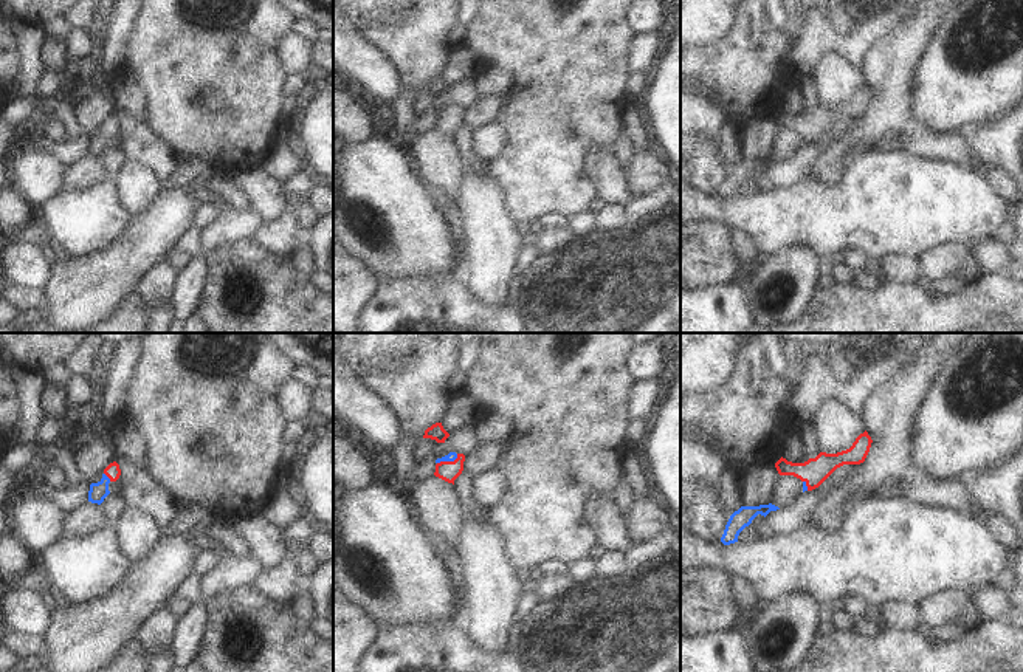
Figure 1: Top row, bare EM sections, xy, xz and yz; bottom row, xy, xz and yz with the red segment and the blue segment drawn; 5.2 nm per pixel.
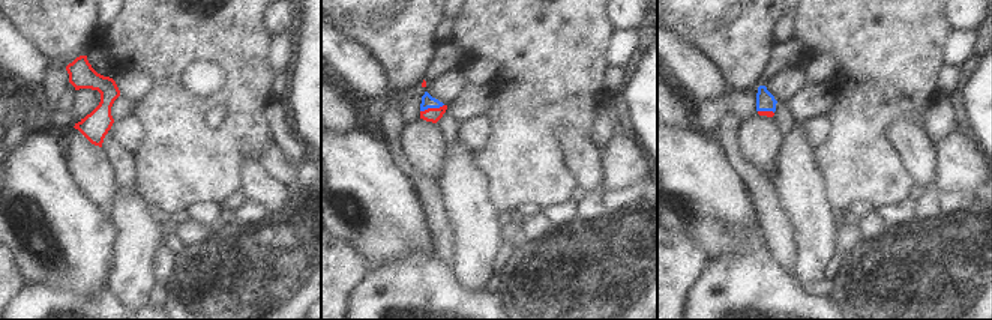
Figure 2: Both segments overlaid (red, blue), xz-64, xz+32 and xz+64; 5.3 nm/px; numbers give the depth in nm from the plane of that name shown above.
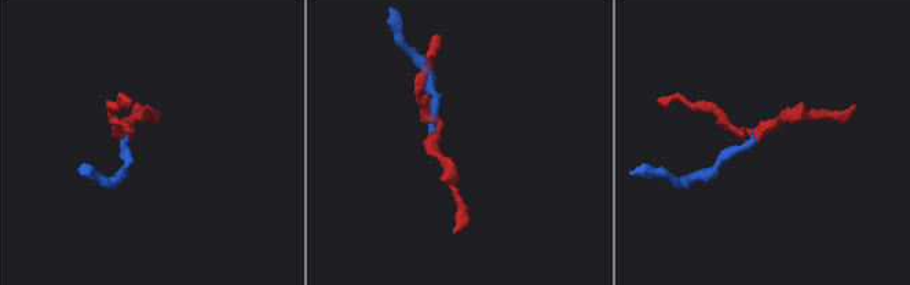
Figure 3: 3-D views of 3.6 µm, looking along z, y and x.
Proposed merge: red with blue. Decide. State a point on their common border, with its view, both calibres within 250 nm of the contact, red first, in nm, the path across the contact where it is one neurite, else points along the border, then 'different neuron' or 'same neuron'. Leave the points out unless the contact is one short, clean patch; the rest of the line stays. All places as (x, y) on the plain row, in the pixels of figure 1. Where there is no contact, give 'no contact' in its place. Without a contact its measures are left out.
contact xy (107, 129); calibres 80 and 100 nm; way xy (112, 124), (107, 129), (98, 144); same neuron

